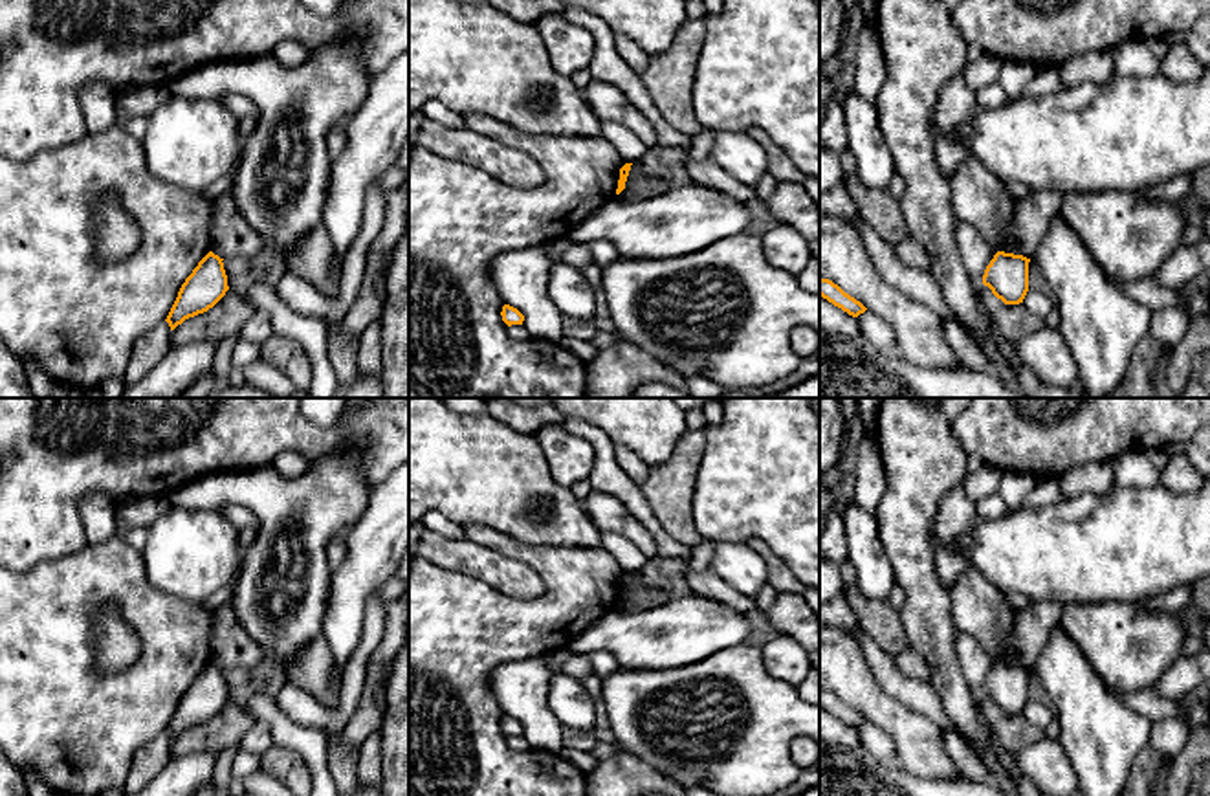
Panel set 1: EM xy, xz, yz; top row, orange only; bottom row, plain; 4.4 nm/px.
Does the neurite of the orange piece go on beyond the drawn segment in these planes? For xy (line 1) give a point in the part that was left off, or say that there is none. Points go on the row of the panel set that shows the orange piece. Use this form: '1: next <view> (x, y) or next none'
1: next none

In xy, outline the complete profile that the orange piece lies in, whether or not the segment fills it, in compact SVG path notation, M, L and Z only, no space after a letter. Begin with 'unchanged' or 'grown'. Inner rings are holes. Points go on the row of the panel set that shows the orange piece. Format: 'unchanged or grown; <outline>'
unchanged; M209 251L182 284L178 297L167 315L170 330L185 319L213 308L229 290L224 259Z

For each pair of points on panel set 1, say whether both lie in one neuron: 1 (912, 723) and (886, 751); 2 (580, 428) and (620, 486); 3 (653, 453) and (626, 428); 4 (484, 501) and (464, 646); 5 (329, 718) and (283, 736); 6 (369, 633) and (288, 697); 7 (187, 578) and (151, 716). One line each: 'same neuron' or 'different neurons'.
1: different neurons
2: same neuron
3: same neuron
4: different neurons
5: different neurons
6: same neuron
7: different neurons

